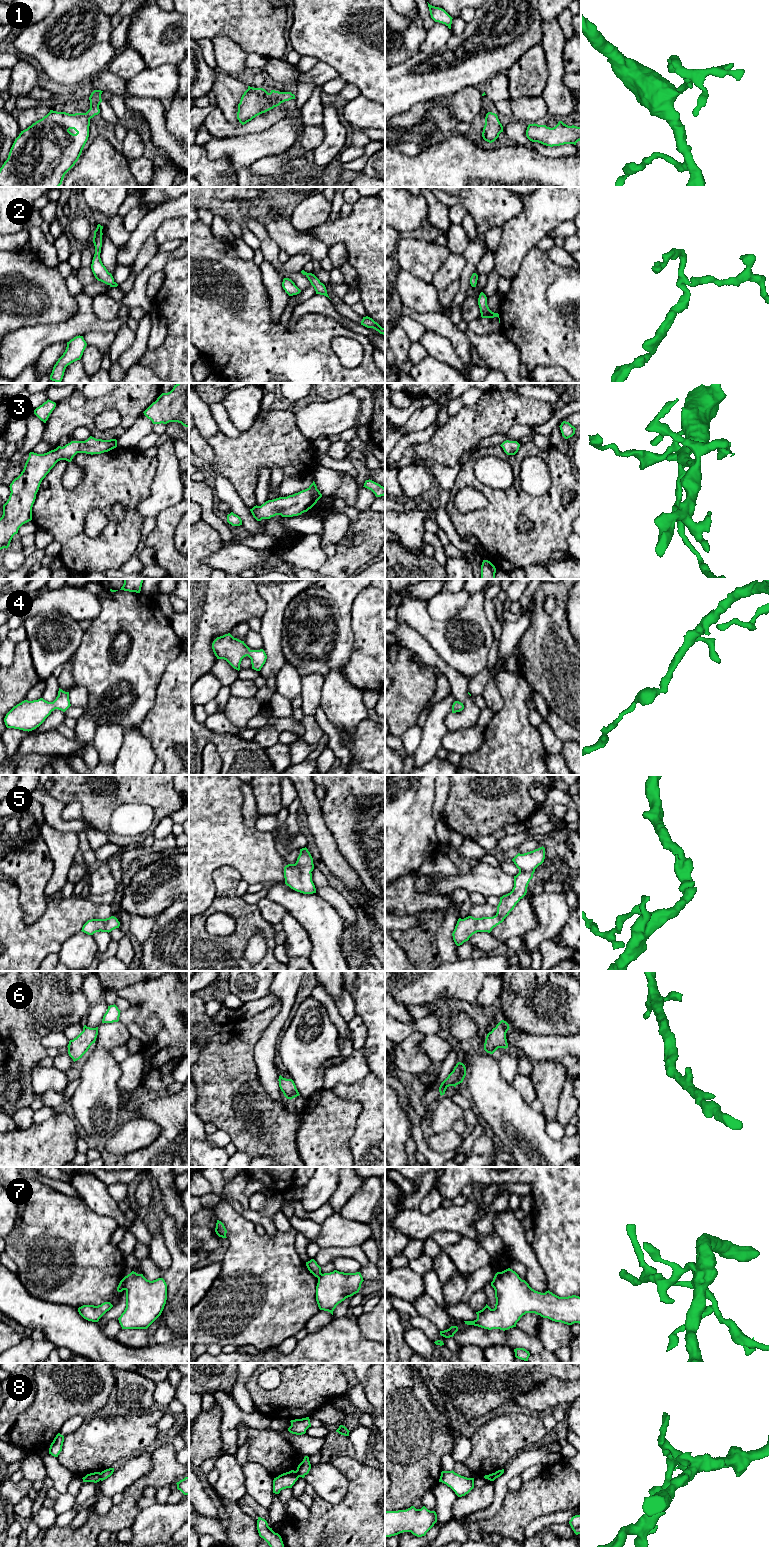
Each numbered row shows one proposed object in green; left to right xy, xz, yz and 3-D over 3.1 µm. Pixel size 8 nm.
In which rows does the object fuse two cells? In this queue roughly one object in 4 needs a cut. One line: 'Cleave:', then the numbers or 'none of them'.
Cleave: 7, 8

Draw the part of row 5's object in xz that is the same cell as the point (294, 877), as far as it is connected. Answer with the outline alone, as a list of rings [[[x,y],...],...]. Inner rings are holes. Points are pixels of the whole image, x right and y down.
[[[300,849],[300,854],[295,864],[288,864],[284,867],[285,884],[291,889],[303,893],[316,893],[315,885],[312,881],[312,871],[314,869],[313,858],[308,849]]]

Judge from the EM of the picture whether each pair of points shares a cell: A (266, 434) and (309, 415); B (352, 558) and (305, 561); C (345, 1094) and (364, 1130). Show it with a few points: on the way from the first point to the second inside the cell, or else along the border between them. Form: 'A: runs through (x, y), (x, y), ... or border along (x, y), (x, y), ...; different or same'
A: border along (293, 412), (297, 428), (310, 440); different
B: border along (328, 557), (319, 568); different
C: runs through (356, 1095), (366, 1105), (366, 1119); same

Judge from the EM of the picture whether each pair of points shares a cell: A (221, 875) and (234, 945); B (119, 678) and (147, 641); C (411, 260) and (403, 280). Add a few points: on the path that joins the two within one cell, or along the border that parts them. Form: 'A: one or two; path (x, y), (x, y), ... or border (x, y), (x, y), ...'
A: one; path (227, 892), (230, 902), (241, 913), (241, 928)
B: one; path (121, 669), (138, 650)
C: two; border (401, 269), (428, 282)

